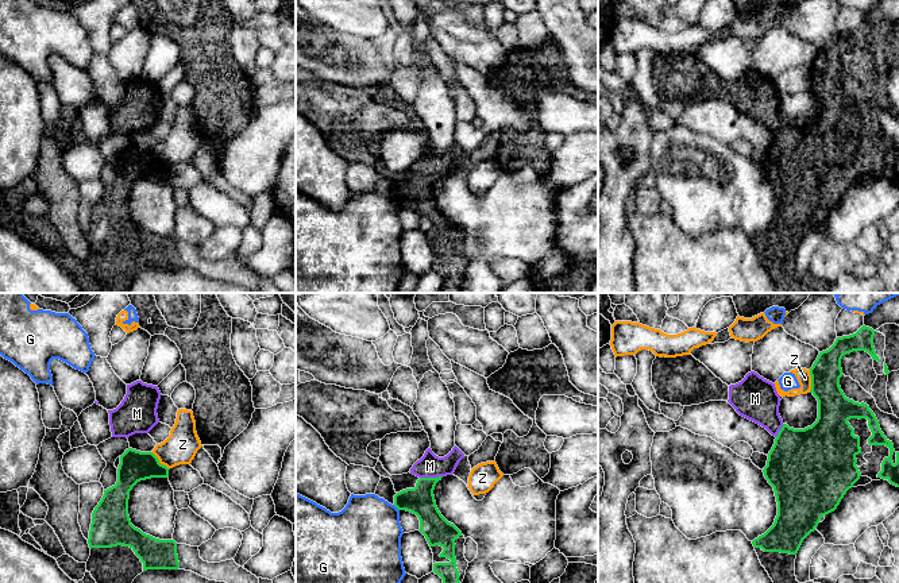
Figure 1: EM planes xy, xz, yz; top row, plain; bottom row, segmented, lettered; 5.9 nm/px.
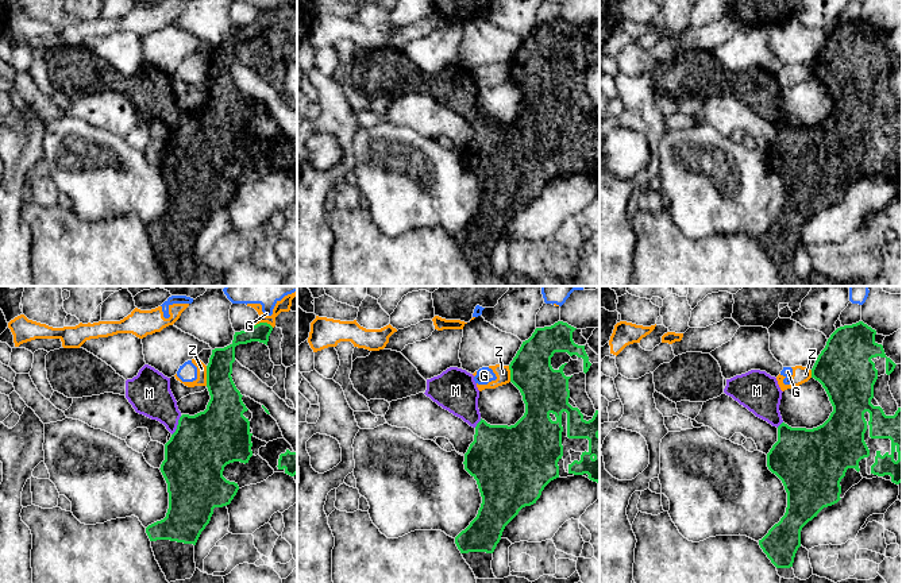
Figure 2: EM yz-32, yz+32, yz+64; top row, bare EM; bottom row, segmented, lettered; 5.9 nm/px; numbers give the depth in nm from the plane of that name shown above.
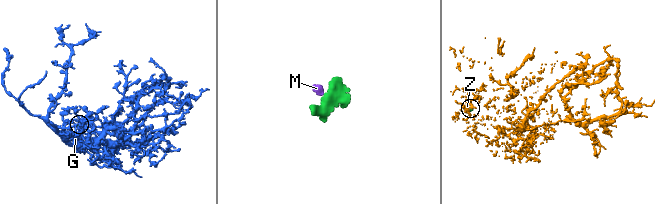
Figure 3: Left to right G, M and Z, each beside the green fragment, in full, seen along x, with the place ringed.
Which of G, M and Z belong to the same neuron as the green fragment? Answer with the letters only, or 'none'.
M

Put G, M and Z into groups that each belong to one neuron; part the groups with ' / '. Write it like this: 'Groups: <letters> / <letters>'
Groups: G Z / M

